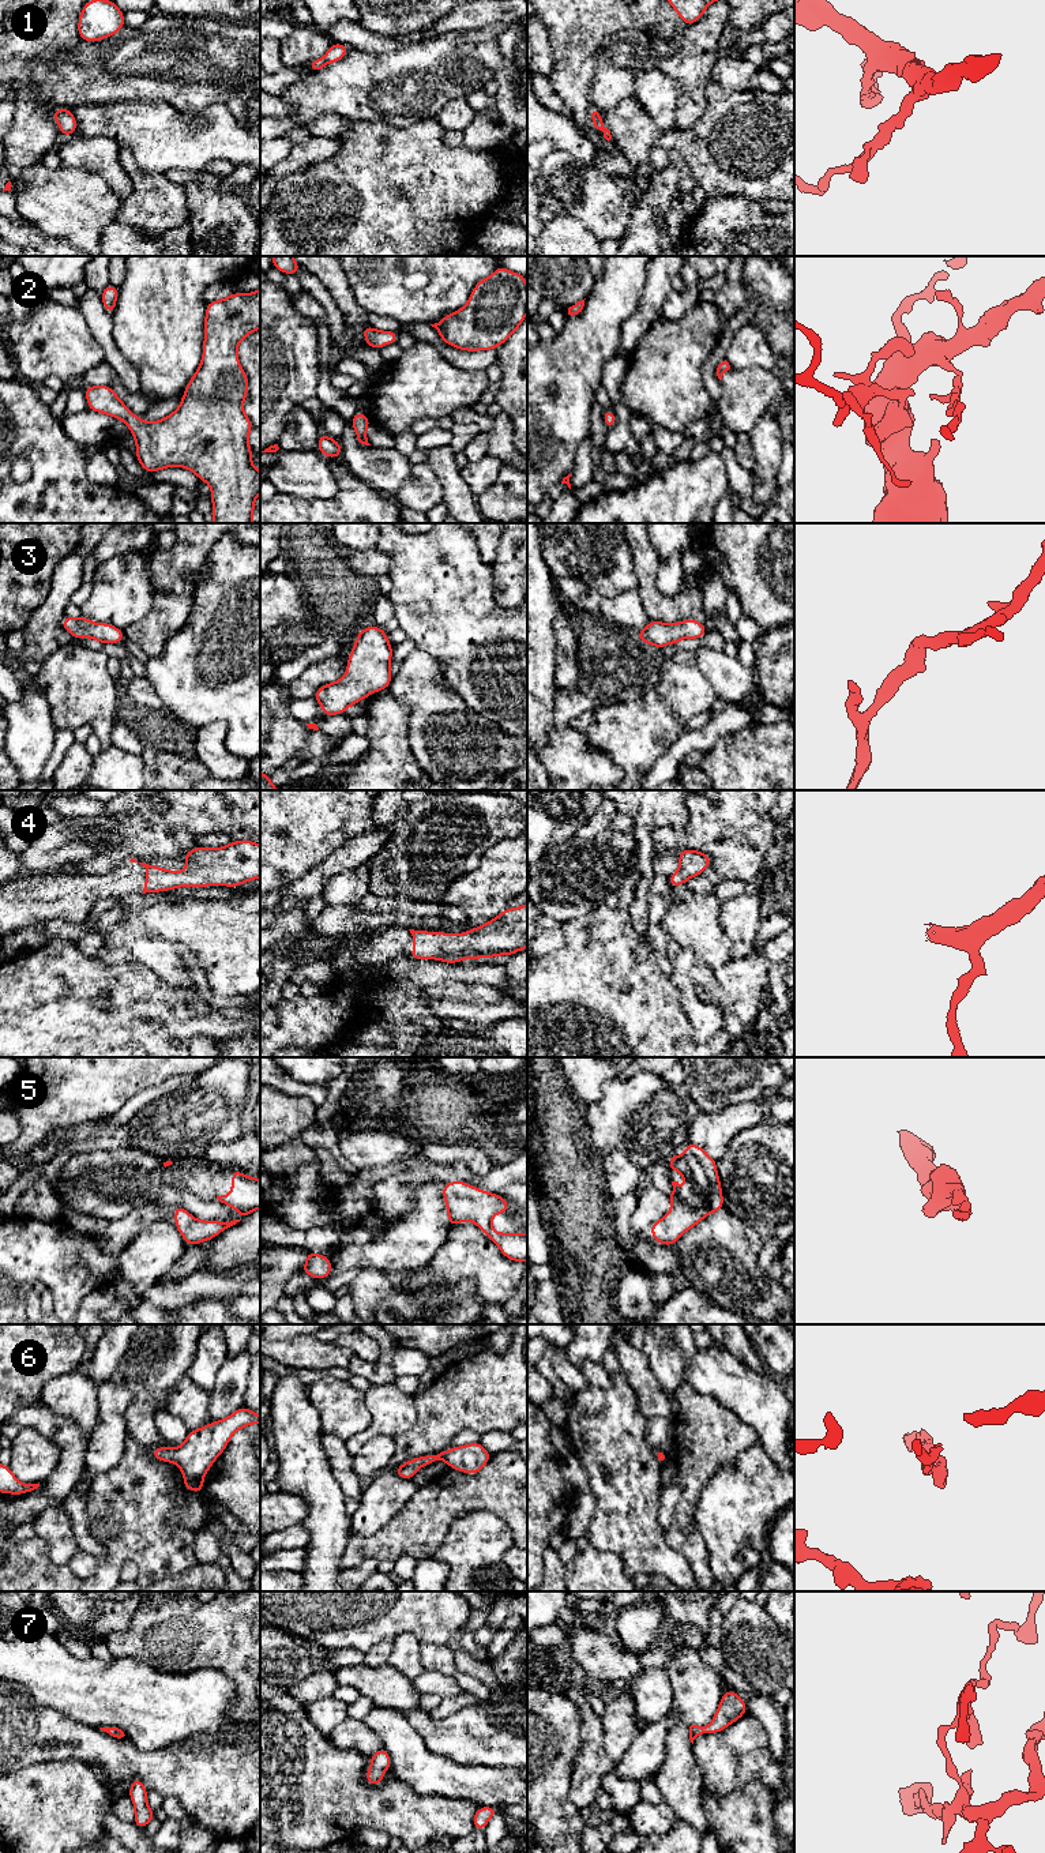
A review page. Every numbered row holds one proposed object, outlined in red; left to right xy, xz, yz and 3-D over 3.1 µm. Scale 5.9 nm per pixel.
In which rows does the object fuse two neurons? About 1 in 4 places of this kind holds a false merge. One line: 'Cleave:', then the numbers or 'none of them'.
Cleave: none of them

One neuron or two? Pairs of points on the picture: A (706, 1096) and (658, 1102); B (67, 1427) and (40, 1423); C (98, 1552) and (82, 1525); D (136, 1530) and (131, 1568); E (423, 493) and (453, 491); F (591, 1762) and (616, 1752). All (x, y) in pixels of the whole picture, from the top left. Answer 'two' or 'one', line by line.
A: two
B: one
C: one
D: two
E: two
F: two

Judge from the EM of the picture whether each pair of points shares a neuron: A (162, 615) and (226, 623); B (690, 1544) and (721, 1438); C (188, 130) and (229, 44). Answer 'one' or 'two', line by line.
A: two
B: one
C: two

